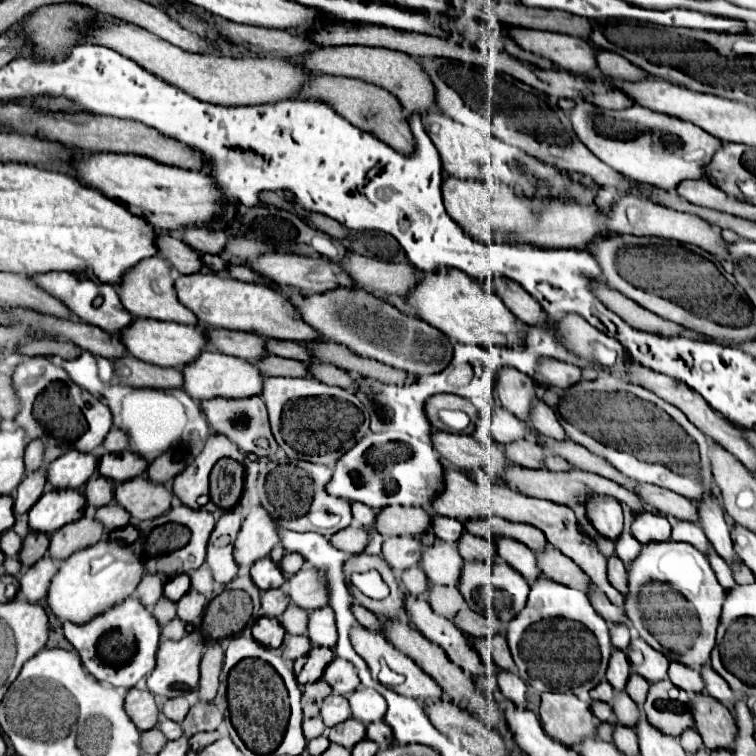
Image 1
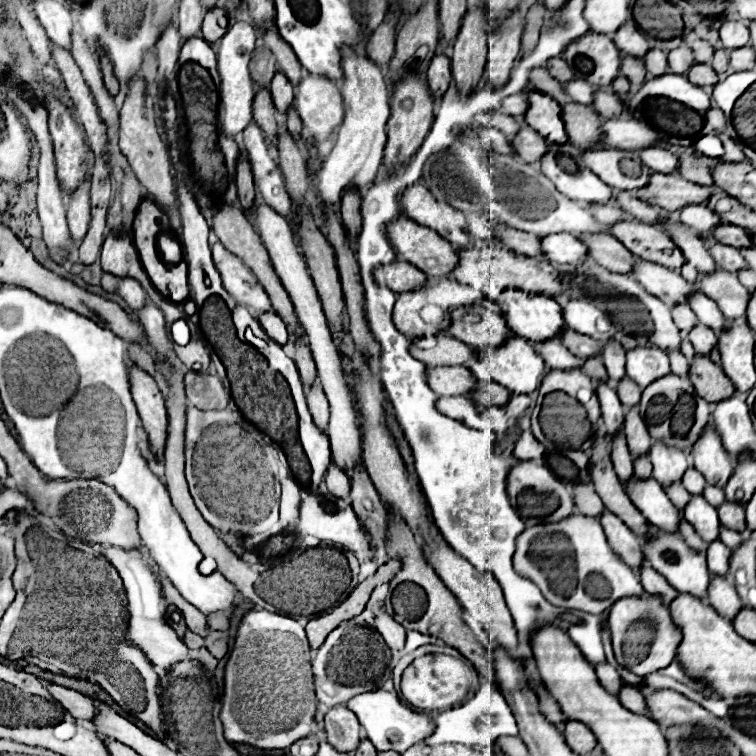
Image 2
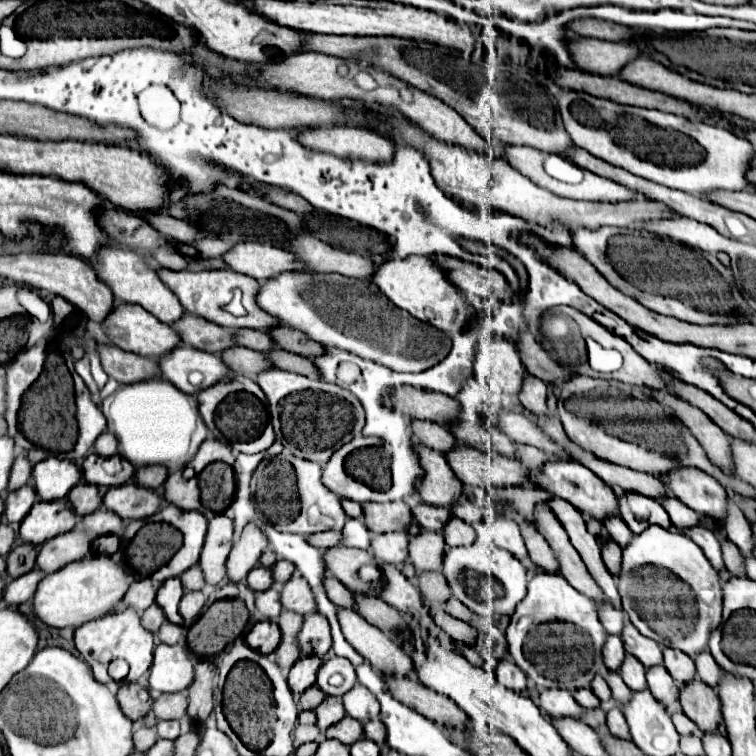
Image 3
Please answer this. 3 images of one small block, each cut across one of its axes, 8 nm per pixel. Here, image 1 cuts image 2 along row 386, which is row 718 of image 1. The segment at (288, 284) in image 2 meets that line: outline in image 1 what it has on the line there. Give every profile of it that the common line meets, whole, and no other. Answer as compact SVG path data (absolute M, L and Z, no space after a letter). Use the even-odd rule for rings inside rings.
M334 692L322 702L320 716L322 716L324 724L328 728L332 728L332 726L336 726L336 724L340 724L340 722L344 722L344 720L348 720L352 716L350 714L350 704L348 704L348 700L344 696Z

